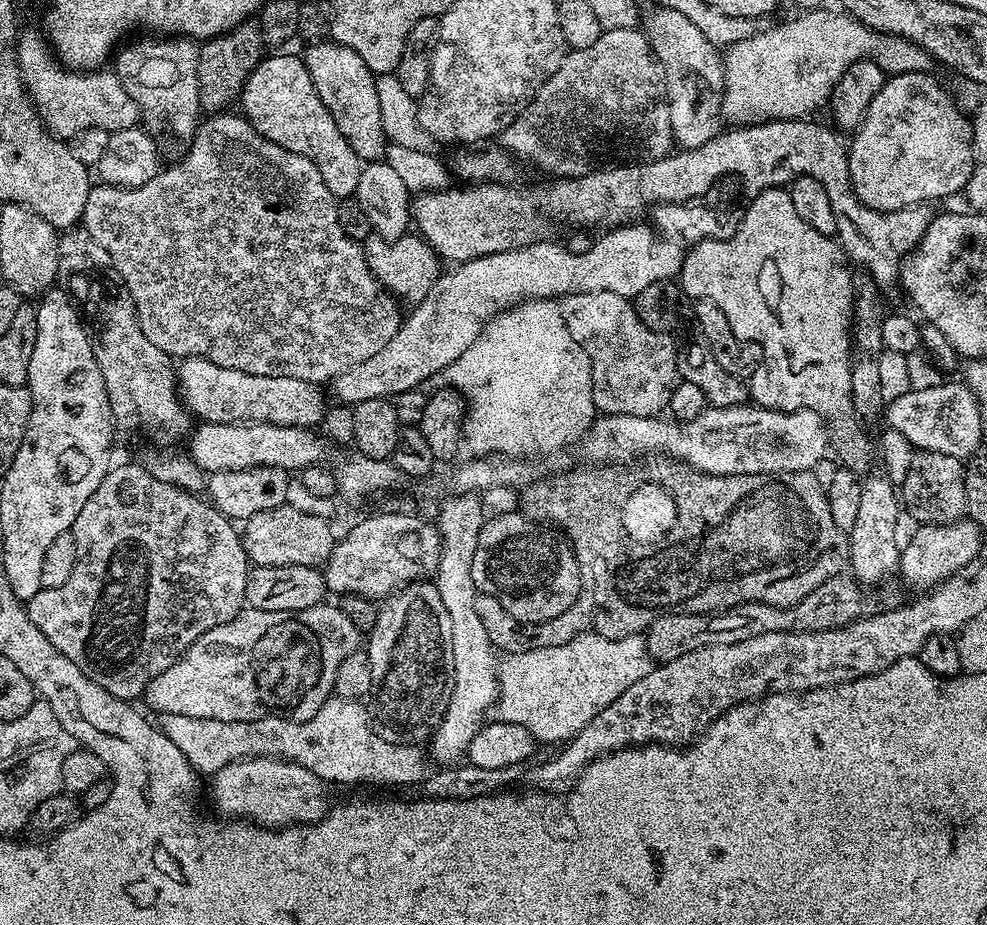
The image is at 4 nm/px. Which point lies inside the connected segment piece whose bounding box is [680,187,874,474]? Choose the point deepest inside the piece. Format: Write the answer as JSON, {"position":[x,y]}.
{"position":[785,288]}

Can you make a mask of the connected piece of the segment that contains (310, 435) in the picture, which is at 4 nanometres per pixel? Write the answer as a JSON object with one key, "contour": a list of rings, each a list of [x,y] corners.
{"contour":[[[200,422],[197,425],[196,429],[195,427],[191,429],[192,441],[189,442],[186,452],[206,474],[222,470],[242,470],[254,466],[274,466],[283,468],[289,474],[296,474],[301,469],[312,467],[325,459],[323,458],[325,437],[311,428],[274,426],[273,424],[209,424],[207,422]]]}

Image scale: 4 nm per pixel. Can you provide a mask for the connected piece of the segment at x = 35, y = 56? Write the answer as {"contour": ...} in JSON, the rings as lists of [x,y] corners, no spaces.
{"contour":[[[39,31],[19,33],[16,42],[16,61],[24,89],[32,100],[45,128],[61,140],[71,141],[71,136],[80,136],[91,128],[103,134],[134,128],[140,124],[140,111],[126,94],[126,86],[116,77],[115,71],[73,70],[60,63],[55,51]]]}

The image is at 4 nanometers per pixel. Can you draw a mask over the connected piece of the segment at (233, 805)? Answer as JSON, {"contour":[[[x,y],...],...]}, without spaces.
{"contour":[[[251,756],[248,760],[239,760],[233,764],[222,766],[222,770],[218,770],[212,777],[212,804],[217,808],[219,815],[224,818],[247,818],[249,821],[255,822],[262,828],[287,828],[298,824],[316,824],[322,817],[328,813],[330,801],[328,801],[329,785],[325,781],[318,778],[318,774],[314,774],[310,770],[306,770],[306,766],[298,766],[293,760],[277,760],[274,756]]]}

